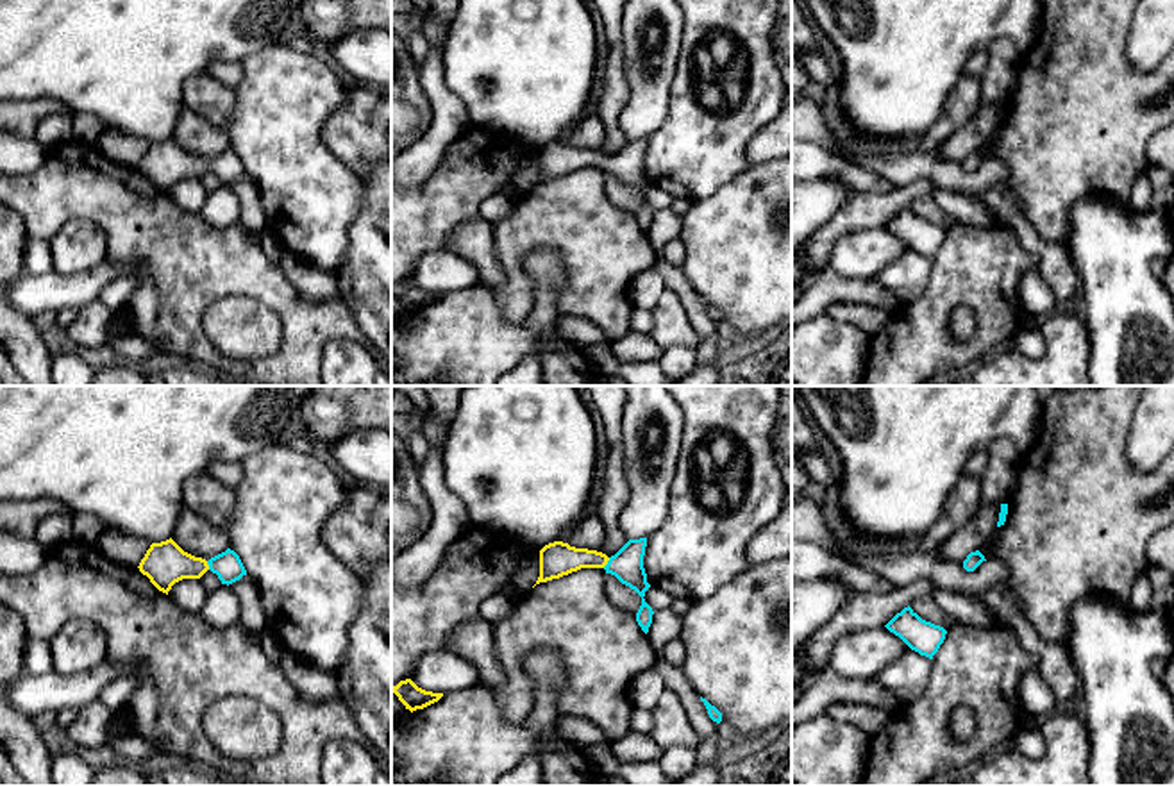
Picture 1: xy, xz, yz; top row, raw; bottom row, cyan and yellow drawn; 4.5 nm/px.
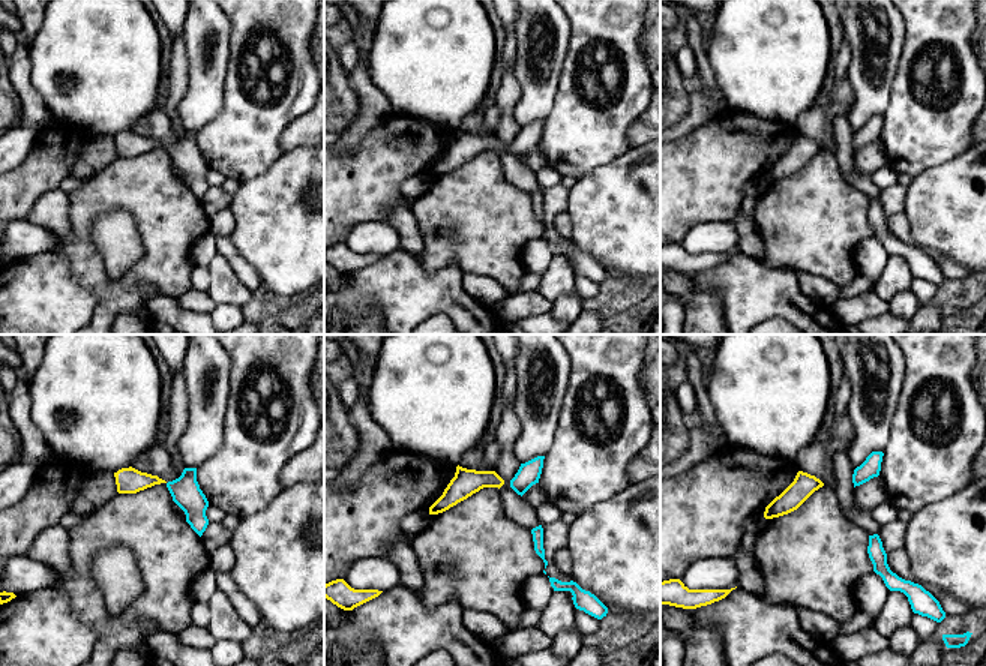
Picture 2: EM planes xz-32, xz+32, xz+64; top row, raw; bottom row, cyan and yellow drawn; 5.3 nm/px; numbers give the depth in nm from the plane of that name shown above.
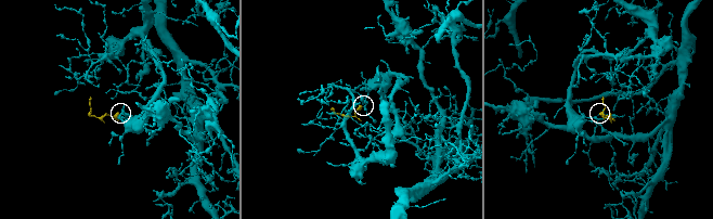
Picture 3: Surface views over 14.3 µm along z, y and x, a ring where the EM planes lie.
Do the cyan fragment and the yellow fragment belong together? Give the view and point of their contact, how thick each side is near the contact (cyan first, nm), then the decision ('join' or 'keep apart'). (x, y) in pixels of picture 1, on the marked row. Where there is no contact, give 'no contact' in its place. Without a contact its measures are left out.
xz (608, 563) | 150/160 nm | join

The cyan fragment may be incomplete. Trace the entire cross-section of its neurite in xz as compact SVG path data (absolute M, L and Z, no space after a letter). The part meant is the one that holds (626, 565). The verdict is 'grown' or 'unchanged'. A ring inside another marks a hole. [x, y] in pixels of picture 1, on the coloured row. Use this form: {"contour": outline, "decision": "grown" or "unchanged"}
{"contour": "M647 538L629 539L615 556L602 552L575 548L563 541L554 541L540 550L540 577L536 584L559 579L581 568L604 568L622 584L629 586L642 597L636 622L647 634L652 623L652 607L645 602L645 591L650 588L643 568Z", "decision": "grown"}

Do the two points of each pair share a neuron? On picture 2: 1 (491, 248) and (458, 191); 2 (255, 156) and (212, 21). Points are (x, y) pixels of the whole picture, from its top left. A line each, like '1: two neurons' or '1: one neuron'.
1: one neuron
2: two neurons

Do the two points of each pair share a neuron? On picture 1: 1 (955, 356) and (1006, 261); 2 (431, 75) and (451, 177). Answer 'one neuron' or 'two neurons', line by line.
1: one neuron
2: two neurons

